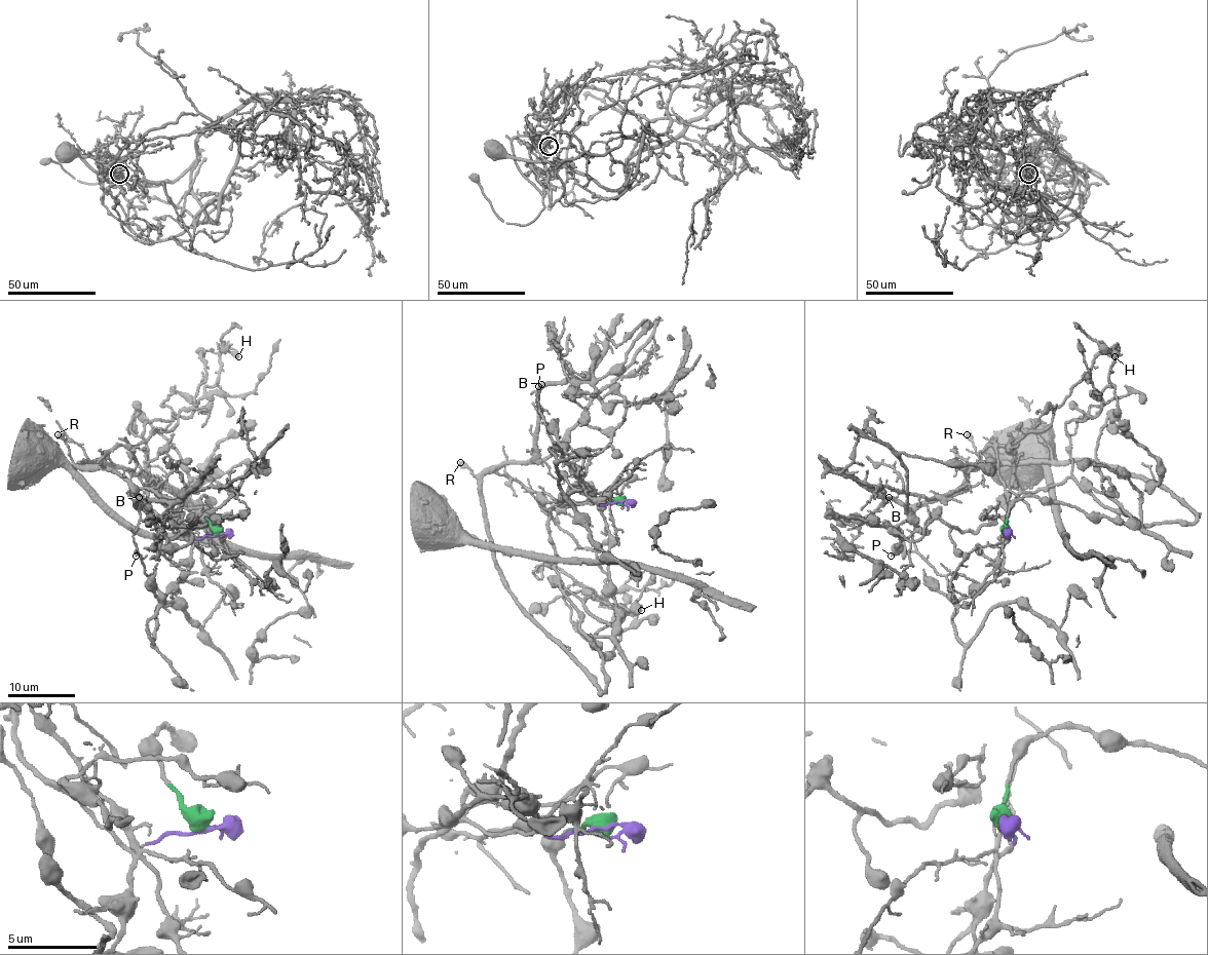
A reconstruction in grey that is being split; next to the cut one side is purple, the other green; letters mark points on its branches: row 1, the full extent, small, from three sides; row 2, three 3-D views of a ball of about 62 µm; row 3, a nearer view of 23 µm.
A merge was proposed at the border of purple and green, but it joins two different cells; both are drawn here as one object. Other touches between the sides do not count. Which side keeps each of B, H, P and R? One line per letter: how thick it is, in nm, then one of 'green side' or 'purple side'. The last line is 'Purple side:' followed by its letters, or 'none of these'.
B: 440 nm | purple side
H: 320 nm | purple side
P: 160 nm | purple side
R: 600 nm | purple side
Purple side: B, H, P, R

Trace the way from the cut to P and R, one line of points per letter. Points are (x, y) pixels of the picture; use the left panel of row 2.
P: (217, 534), (193, 541), (129, 451), (116, 446), (95, 465), (116, 470), (131, 486), (140, 510), (135, 556)
R: (217, 534), (192, 539), (192, 533), (129, 451), (116, 446), (93, 465), (78, 465), (58, 434)

